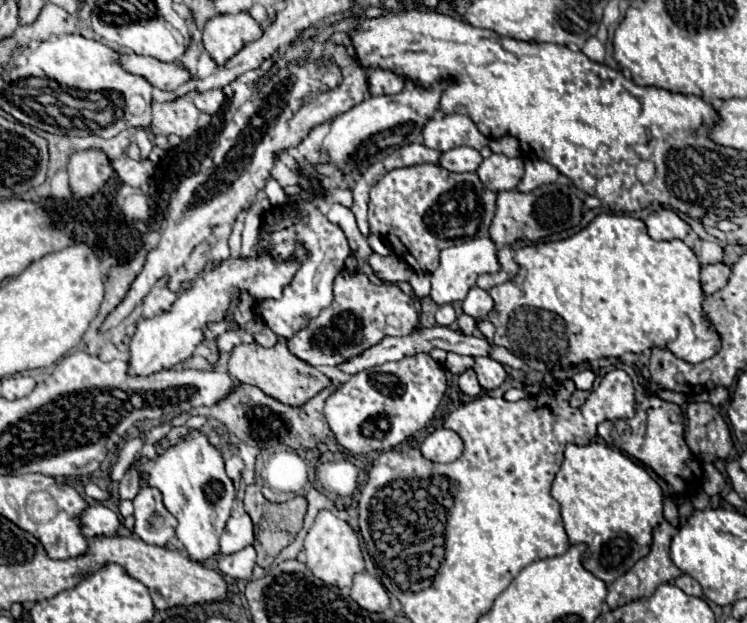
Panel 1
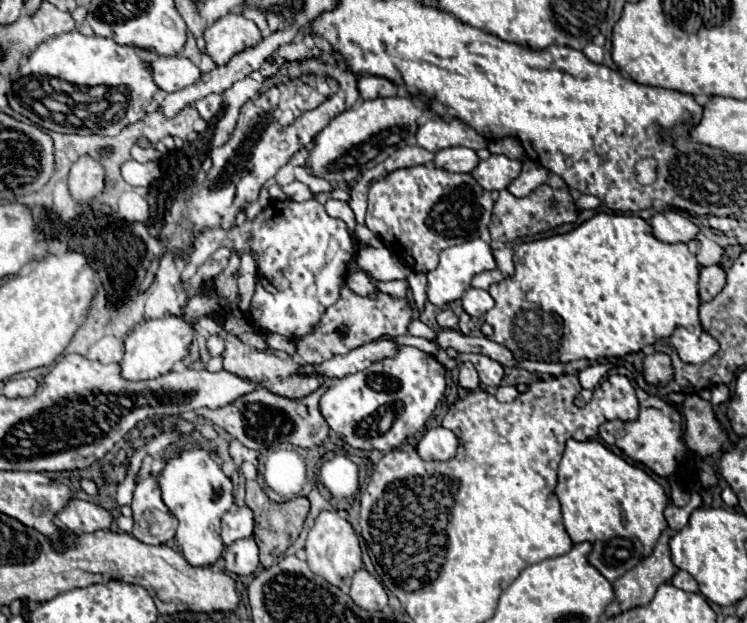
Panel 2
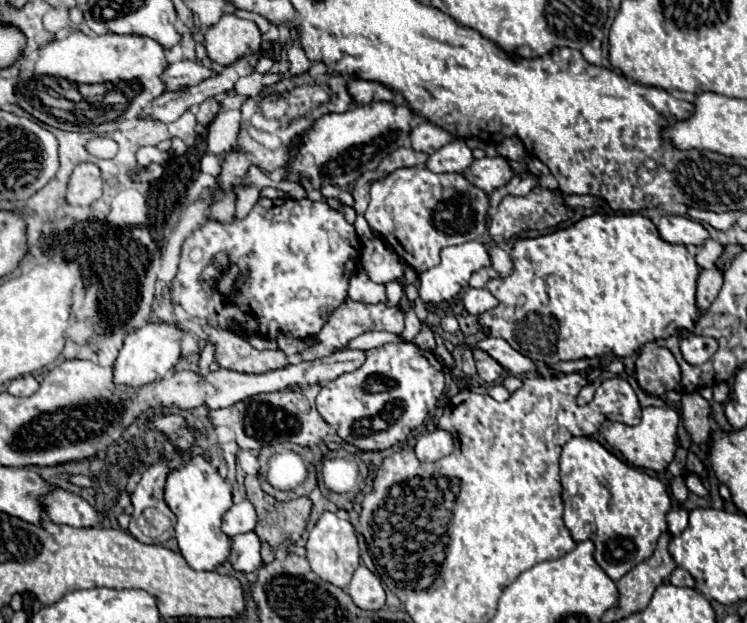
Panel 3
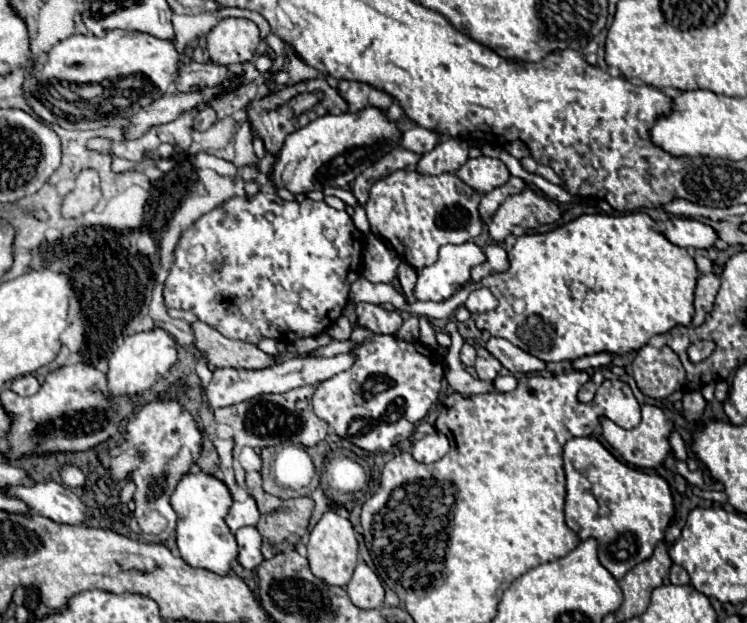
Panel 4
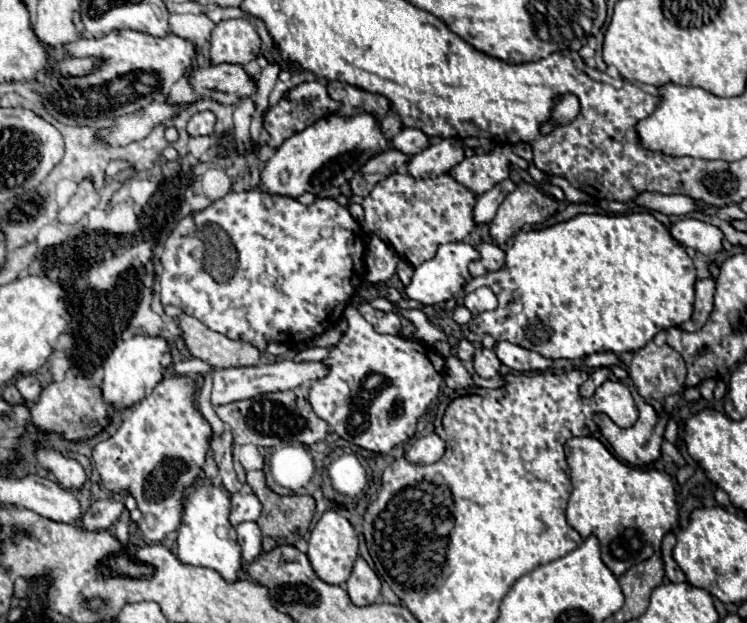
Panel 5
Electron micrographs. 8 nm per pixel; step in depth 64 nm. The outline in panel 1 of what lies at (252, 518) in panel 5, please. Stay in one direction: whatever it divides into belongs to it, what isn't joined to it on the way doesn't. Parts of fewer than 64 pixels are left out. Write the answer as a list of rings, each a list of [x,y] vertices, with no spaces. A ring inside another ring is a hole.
[[[248,514],[234,516],[228,520],[222,536],[220,536],[220,554],[230,556],[236,554],[240,548],[254,544],[254,526]]]

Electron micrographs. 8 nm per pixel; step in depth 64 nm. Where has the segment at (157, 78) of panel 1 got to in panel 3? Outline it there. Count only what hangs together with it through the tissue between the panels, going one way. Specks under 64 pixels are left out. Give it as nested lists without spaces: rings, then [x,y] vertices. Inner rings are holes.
[[[178,60],[168,64],[168,68],[164,70],[164,76],[160,76],[164,80],[166,90],[182,90],[188,86],[196,86],[200,84],[204,78],[212,76],[214,72],[204,68],[200,62],[194,60]]]

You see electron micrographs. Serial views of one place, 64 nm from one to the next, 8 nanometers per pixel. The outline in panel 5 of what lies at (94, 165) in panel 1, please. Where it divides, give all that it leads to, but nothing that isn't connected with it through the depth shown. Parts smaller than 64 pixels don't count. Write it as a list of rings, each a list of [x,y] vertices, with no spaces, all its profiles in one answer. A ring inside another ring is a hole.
[[[84,178],[78,184],[76,194],[70,198],[70,202],[66,204],[66,208],[60,210],[58,220],[64,222],[64,224],[78,222],[82,216],[86,216],[98,204],[98,200],[100,200],[100,196],[98,196],[98,192],[94,188],[94,180],[92,178]]]

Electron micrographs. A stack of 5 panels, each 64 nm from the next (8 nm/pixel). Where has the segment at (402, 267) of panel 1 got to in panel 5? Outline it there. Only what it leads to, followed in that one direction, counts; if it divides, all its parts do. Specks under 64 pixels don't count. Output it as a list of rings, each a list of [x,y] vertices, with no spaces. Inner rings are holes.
[[[372,236],[364,260],[366,260],[366,282],[378,284],[378,282],[388,282],[392,278],[400,258],[378,236]]]

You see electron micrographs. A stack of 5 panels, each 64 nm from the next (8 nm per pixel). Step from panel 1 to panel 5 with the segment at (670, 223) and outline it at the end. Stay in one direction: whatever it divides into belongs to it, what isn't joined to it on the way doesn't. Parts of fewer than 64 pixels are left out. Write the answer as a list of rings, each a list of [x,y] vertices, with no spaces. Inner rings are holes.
[[[682,218],[678,222],[672,222],[670,234],[678,244],[700,250],[702,254],[712,254],[722,250],[722,238],[724,238],[722,232],[716,226],[694,218]]]

